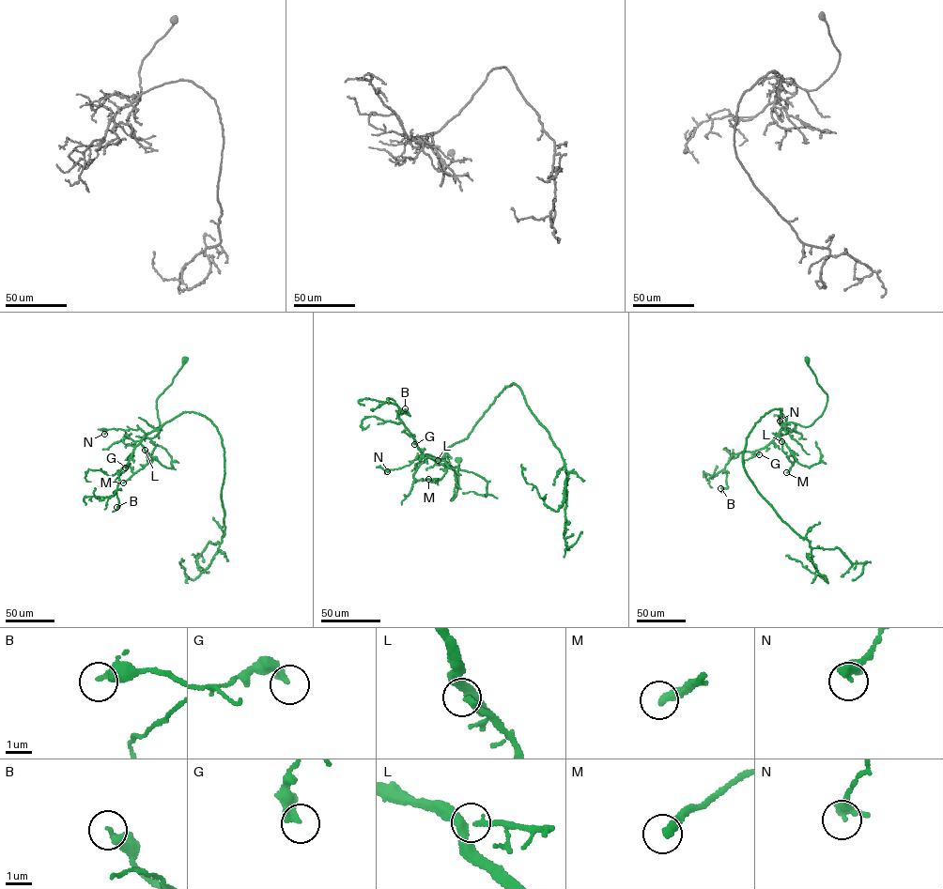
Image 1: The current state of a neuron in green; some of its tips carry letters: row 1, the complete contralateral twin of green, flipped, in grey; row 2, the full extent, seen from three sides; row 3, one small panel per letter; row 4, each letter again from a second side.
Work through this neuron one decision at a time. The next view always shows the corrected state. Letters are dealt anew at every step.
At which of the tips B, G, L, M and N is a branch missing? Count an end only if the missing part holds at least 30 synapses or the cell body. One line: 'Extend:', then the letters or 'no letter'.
Extend: no letter

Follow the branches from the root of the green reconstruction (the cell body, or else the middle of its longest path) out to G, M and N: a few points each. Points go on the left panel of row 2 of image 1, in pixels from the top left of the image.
G: (184, 360), (172, 384), (157, 399), (162, 430), (155, 428), (146, 435), (125, 467)
M: (184, 360), (172, 384), (157, 399), (162, 430), (155, 428), (140, 442), (153, 460), (123, 482)
N: (184, 360), (172, 384), (157, 399), (162, 430), (155, 428), (146, 434), (140, 428), (111, 429), (104, 434)

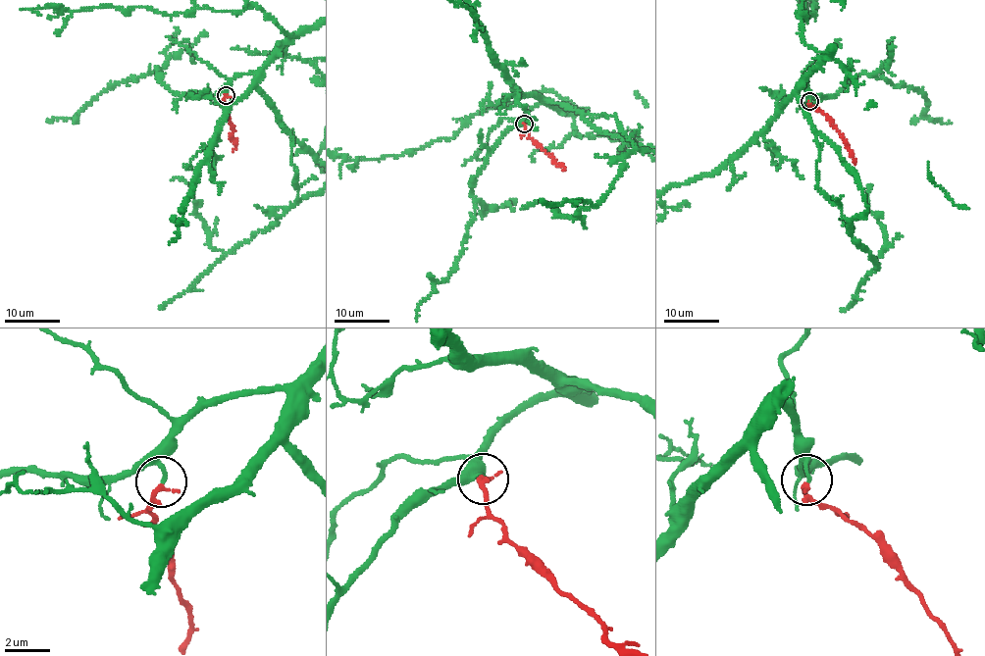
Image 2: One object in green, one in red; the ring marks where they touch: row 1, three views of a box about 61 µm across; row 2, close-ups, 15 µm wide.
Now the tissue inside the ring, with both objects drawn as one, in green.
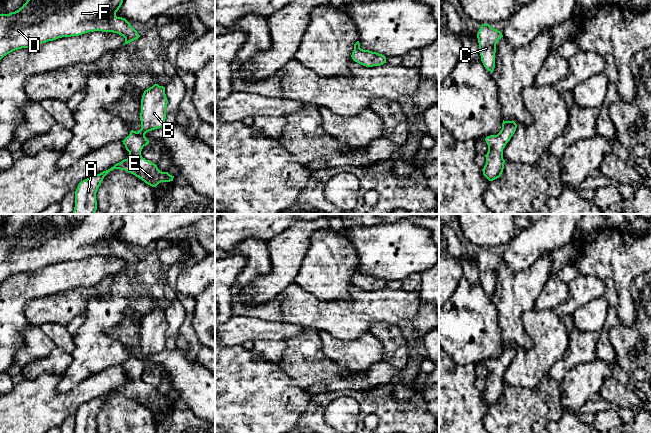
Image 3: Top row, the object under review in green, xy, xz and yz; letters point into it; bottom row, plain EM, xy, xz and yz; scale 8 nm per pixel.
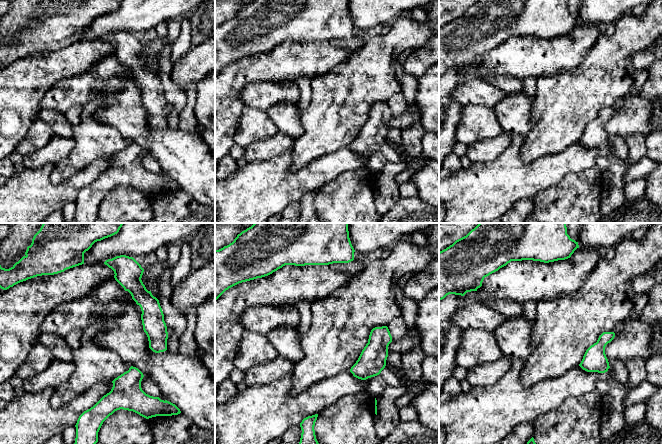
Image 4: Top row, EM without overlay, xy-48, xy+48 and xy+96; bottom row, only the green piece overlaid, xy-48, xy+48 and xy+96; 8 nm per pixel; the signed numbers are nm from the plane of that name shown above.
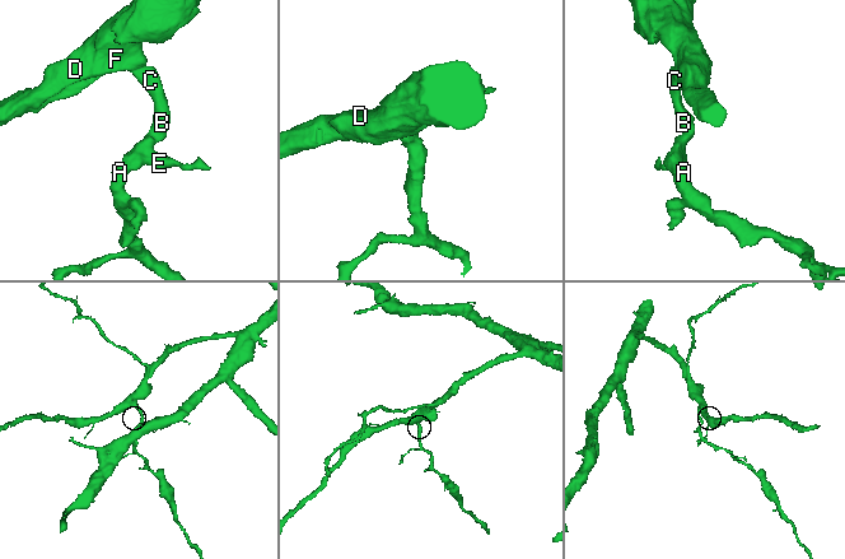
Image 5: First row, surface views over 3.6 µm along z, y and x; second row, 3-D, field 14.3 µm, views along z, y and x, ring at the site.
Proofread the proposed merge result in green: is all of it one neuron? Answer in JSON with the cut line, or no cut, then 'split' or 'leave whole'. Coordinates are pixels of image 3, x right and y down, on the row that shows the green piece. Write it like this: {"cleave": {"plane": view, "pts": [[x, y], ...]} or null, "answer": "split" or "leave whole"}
{"cleave": null, "answer": "leave whole"}

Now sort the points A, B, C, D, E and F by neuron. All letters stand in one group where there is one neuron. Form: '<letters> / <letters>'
A B C D E F

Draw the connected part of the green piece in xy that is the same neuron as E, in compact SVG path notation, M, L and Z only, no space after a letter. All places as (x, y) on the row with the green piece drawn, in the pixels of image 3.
M154 84L144 91L141 99L141 129L138 132L131 130L130 134L122 141L129 152L129 157L110 169L95 174L78 184L74 192L73 214L95 214L98 188L104 177L114 169L125 170L152 187L156 187L161 182L173 181L174 176L168 172L160 171L156 164L146 160L141 155L143 147L149 144L145 134L165 125L167 104L165 87Z

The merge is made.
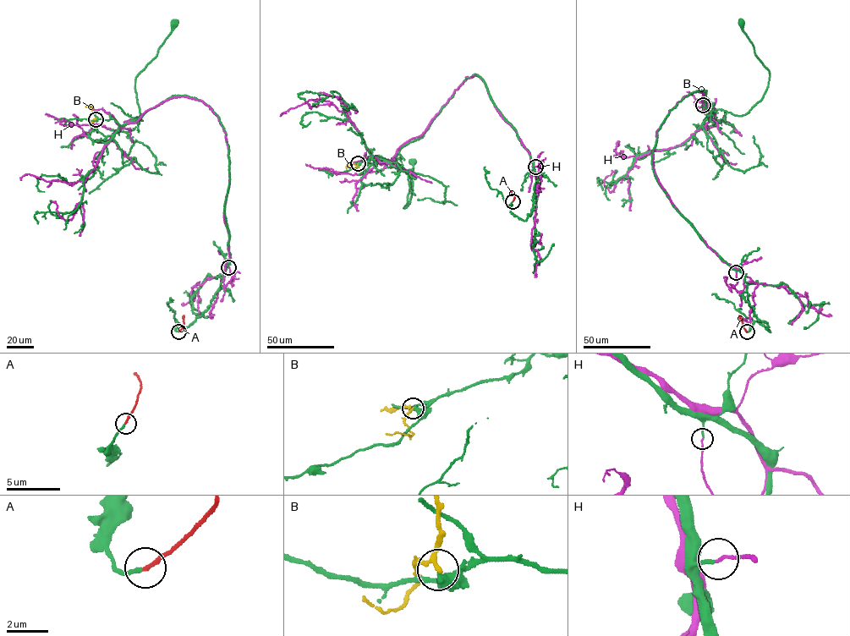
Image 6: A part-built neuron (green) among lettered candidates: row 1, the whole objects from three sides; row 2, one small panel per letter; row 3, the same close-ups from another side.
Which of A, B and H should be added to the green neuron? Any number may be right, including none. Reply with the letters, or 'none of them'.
A

